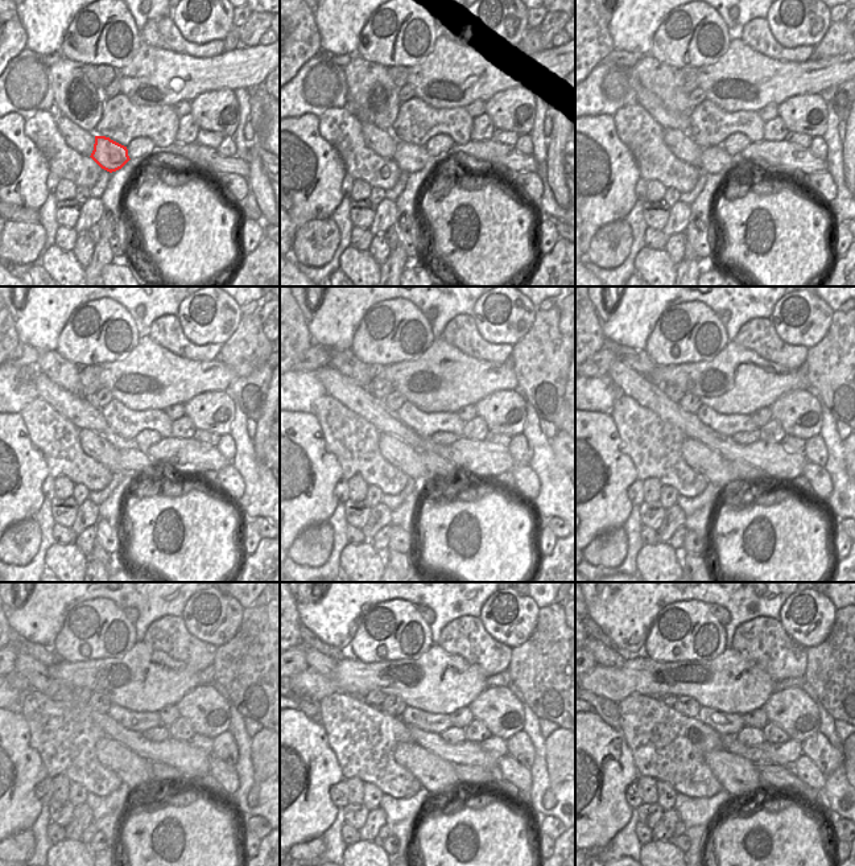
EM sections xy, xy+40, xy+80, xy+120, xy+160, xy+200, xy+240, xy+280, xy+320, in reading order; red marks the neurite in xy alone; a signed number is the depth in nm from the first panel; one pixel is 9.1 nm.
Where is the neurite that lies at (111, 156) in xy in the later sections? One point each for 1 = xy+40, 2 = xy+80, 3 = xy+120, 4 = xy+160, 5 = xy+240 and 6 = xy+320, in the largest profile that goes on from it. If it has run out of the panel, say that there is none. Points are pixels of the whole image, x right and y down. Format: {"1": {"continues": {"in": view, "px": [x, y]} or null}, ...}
{"1": {"continues": {"in": "xy+40", "px": [409, 157]}}, "2": {"continues": {"in": "xy+80", "px": [714, 160]}}, "3": {"continues": {"in": "xy+120", "px": [133, 461]}}, "4": {"continues": {"in": "xy+160", "px": [445, 470]}}, "5": {"continues": {"in": "xy+240", "px": [170, 775]}}, "6": {"continues": {"in": "xy+320", "px": [783, 778]}}}

